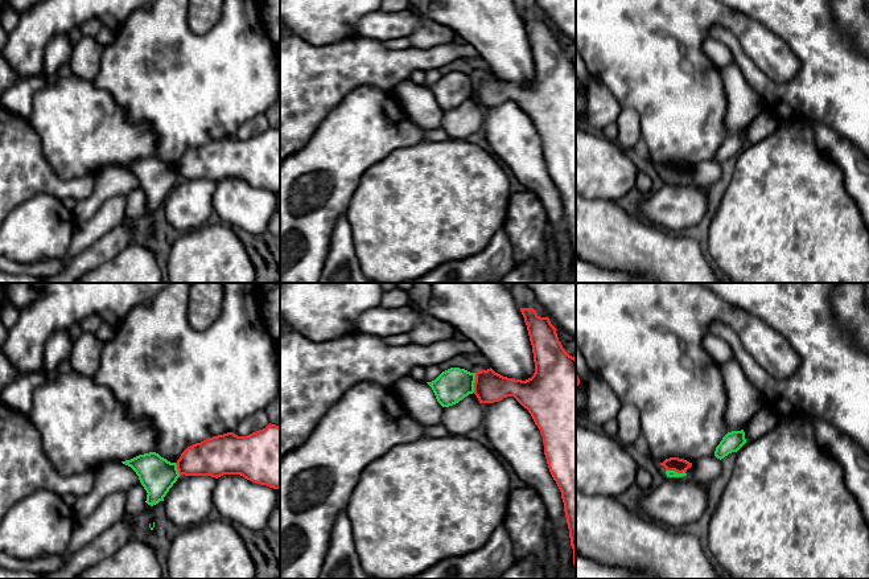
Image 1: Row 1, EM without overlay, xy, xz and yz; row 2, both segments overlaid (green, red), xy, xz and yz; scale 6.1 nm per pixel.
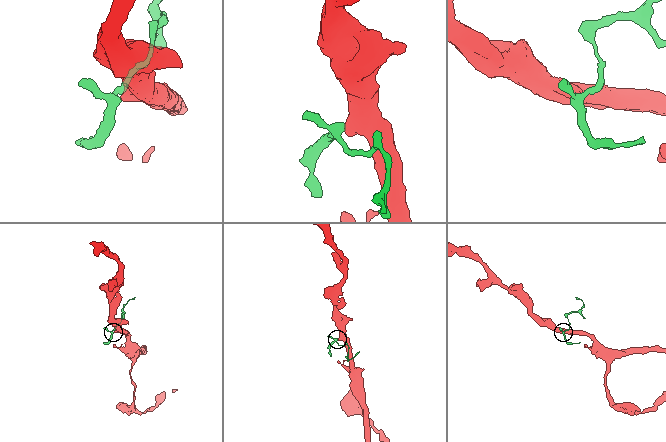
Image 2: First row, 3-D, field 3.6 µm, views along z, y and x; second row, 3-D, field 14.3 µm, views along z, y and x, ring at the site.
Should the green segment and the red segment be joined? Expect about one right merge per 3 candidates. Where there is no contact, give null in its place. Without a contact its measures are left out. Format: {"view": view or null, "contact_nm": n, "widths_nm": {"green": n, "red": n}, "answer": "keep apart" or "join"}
{"view": "xz", "contact_nm": 120, "widths_nm": {"green": 200, "red": 190}, "answer": "keep apart"}

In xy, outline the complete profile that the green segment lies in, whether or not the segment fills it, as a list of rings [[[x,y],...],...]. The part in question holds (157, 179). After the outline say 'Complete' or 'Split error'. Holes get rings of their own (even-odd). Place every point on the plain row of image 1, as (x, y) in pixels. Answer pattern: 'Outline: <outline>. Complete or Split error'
Outline: [[[156,156],[139,159],[122,167],[131,171],[139,180],[148,197],[145,206],[151,210],[164,205],[164,201],[180,181],[177,168],[168,165]]]. Complete

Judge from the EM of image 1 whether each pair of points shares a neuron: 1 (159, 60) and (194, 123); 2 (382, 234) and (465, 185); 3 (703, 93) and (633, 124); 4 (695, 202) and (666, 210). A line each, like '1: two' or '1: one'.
1: one
2: one
3: two
4: one

